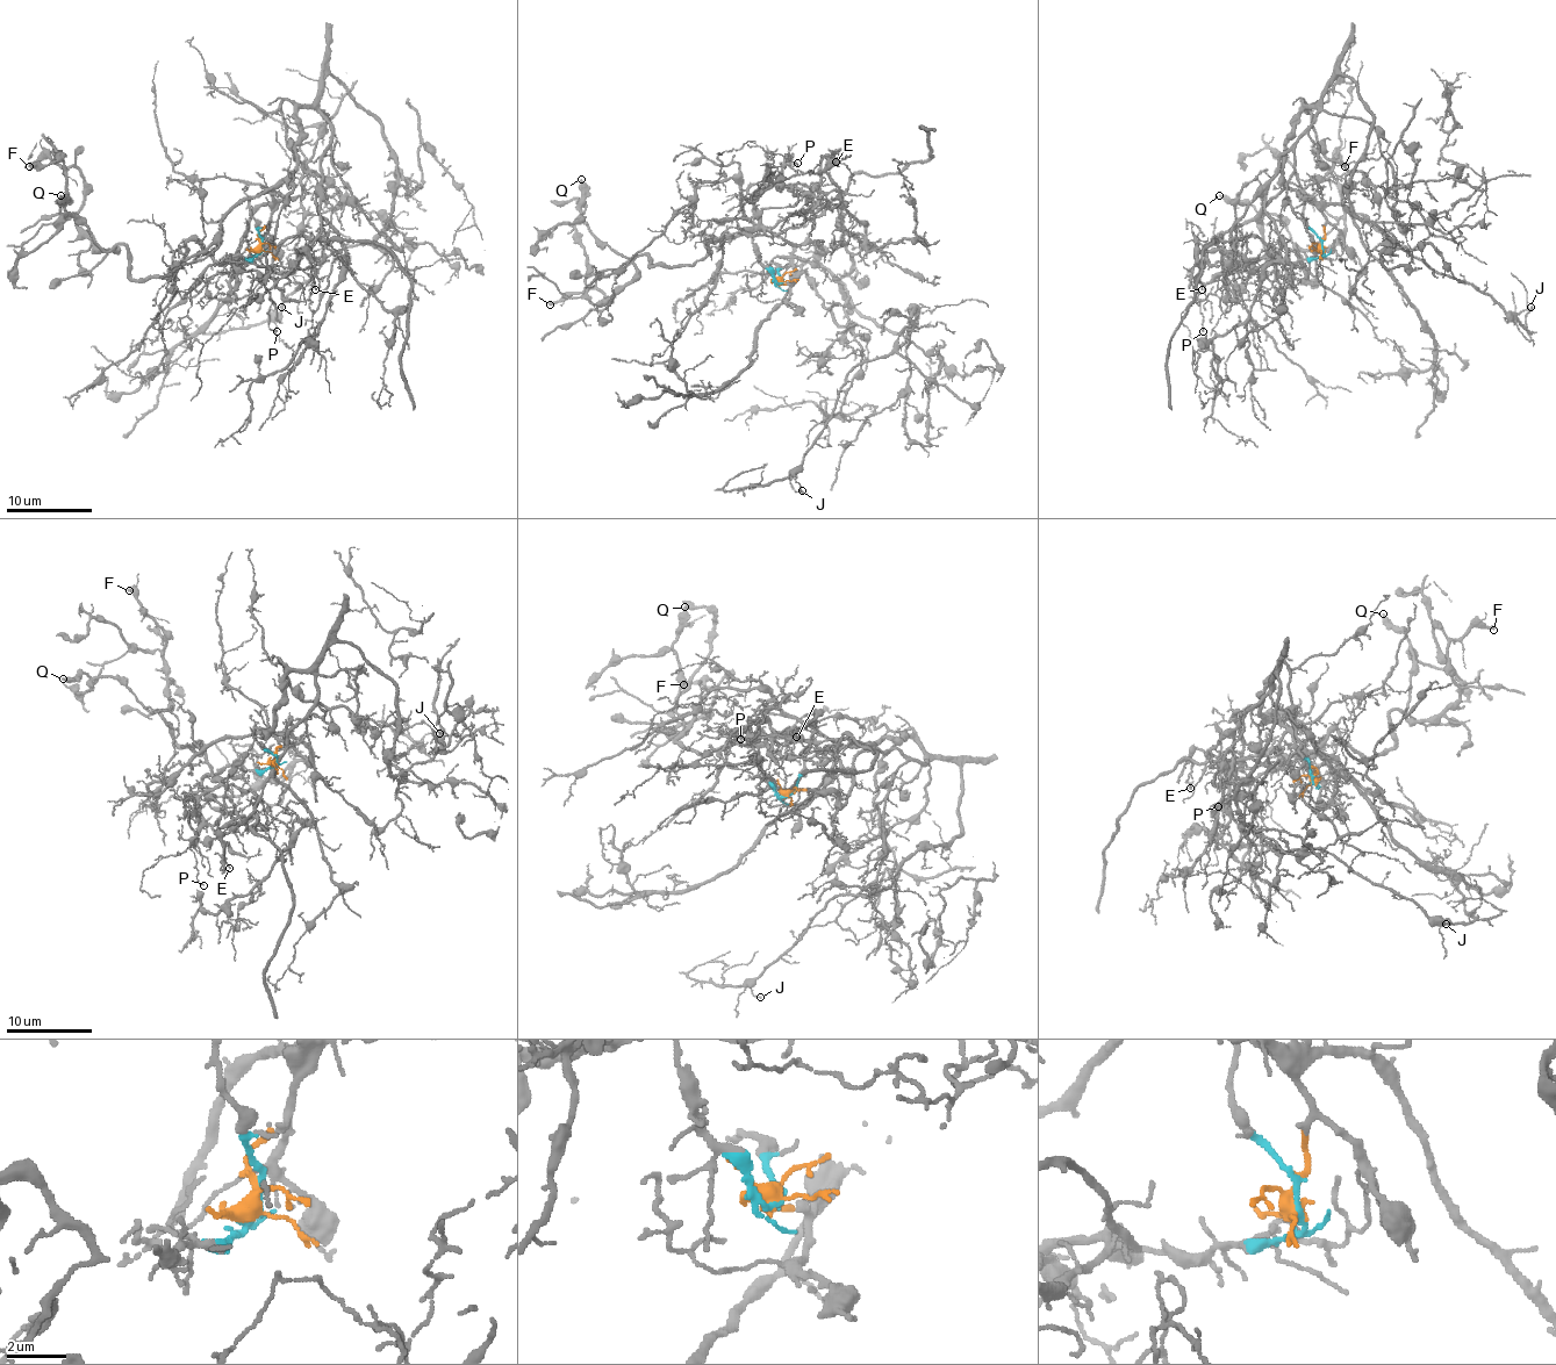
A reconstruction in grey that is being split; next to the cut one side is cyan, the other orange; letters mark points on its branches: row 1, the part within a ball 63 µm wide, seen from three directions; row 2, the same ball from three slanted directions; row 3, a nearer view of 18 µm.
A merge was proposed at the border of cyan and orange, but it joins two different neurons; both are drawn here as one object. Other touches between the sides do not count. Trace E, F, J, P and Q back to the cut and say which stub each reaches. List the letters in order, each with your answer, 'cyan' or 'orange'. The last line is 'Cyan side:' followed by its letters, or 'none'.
E: cyan
F: cyan
J: orange
P: cyan
Q: cyan
Cyan side: E, F, P, Q

